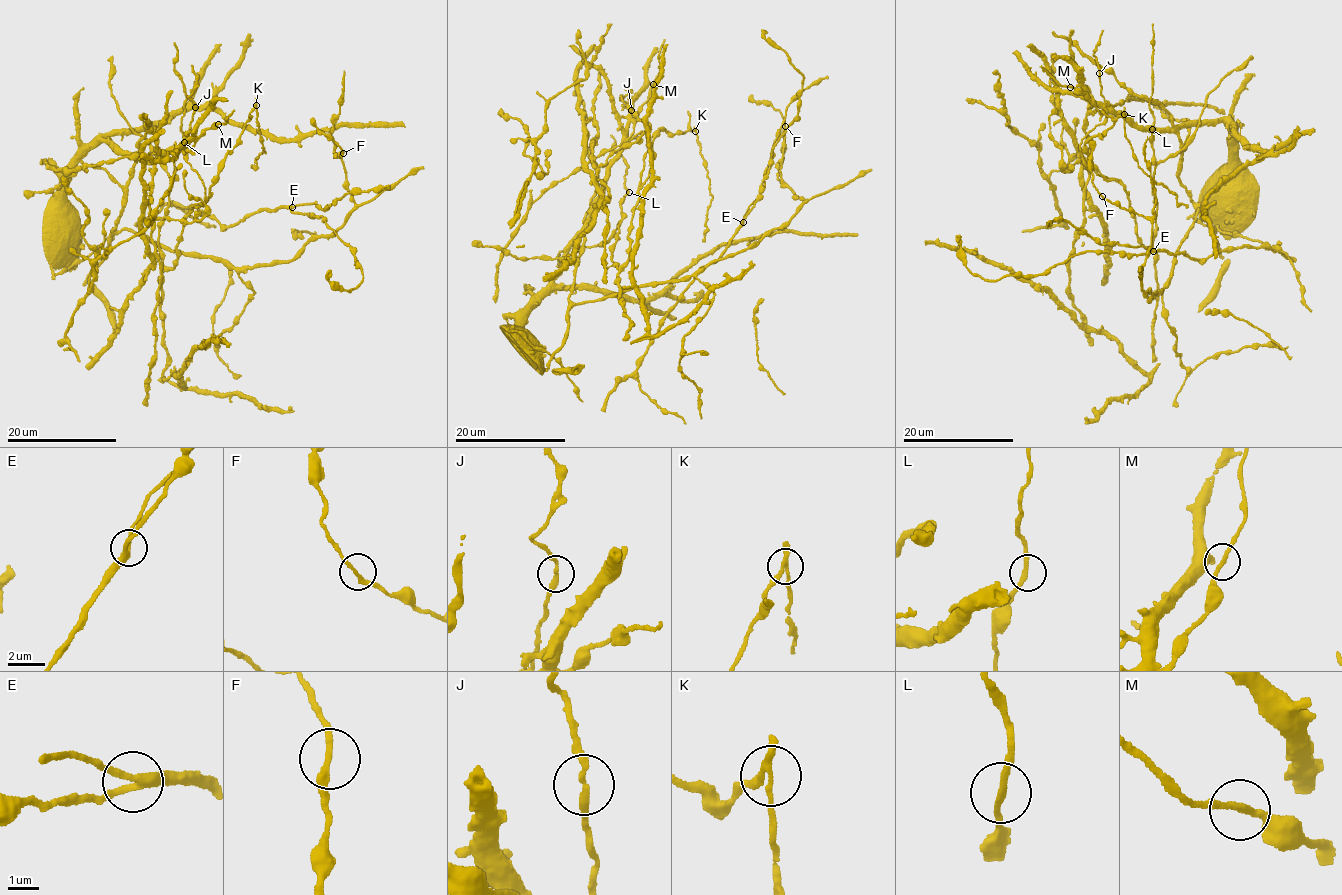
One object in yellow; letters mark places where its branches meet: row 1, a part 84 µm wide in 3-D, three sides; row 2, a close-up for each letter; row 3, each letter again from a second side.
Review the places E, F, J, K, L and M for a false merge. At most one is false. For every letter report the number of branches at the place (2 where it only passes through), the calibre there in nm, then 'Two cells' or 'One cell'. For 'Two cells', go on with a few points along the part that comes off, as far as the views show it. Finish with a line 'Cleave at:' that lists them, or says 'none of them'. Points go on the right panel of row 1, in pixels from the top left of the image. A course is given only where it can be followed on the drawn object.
E: Branches: 3. Thickness 280 nm. One cell
F: Branches: 2. Thickness 190 nm. One cell
J: Branches: 2. Thickness 220 nm. One cell
K: Branches: 3. Thickness 180 nm. Two cells. Course of the part to remove: (1124, 114), (1124, 136), (1138, 166), (1176, 197), (1176, 201), (1187, 206)
L: Branches: 2. Thickness 220 nm. One cell
M: Branches: 2. Thickness 200 nm. One cell
Cleave at: K

